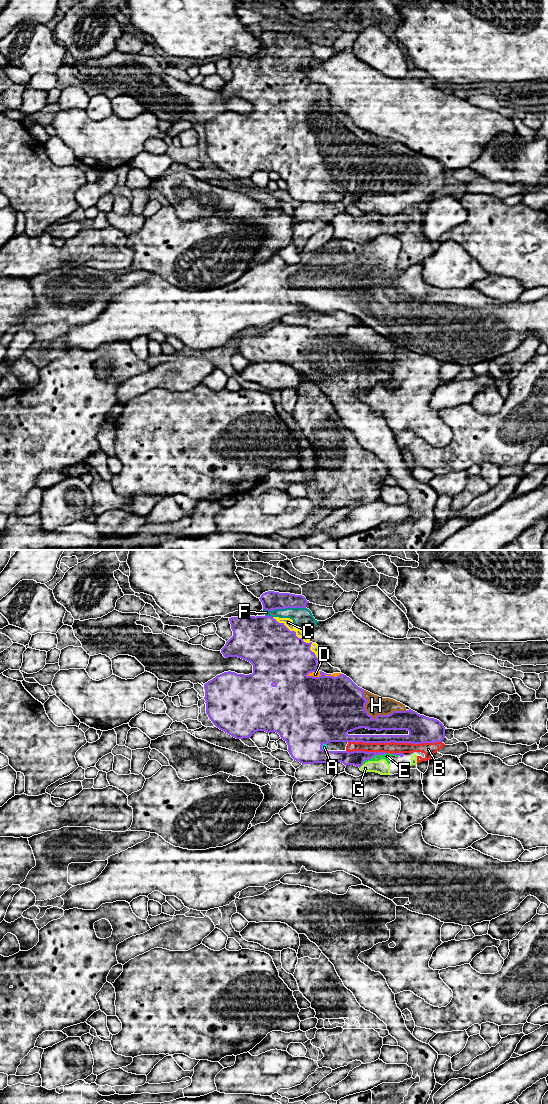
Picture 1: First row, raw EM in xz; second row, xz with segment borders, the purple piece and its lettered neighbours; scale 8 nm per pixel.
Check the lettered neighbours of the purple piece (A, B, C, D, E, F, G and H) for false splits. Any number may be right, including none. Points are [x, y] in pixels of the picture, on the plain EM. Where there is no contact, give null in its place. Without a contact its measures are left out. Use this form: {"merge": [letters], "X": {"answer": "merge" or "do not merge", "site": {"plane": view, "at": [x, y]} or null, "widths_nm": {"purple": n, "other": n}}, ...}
{"merge": ["A", "B", "C", "D", "E", "F", "G", "H"], "A": {"answer": "merge", "site": {"plane": "xz", "at": [321, 188]}, "widths_nm": {"purple": 460, "other": 50}}, "B": {"answer": "merge", "site": {"plane": "xz", "at": [395, 182]}, "widths_nm": {"purple": 220, "other": 90}}, "C": {"answer": "merge", "site": {"plane": "xz", "at": [296, 76]}, "widths_nm": {"purple": 440, "other": 70}}, "D": {"answer": "merge", "site": {"plane": "xz", "at": [314, 117]}, "widths_nm": {"purple": 500, "other": 50}}, "E": {"answer": "merge", "site": {"plane": "xz", "at": [374, 195]}, "widths_nm": {"purple": 120, "other": 50}}, "F": {"answer": "merge", "site": {"plane": "xz", "at": [284, 48]}, "widths_nm": {"purple": 150, "other": 160}}, "G": {"answer": "merge", "site": {"plane": "xz", "at": [361, 205]}, "widths_nm": {"purple": 120, "other": 110}}, "H": {"answer": "merge", "site": {"plane": "xz", "at": [376, 156]}, "widths_nm": {"purple": 300, "other": 150}}}

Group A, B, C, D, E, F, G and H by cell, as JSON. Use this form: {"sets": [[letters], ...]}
{"sets": [["A", "B", "C", "D", "E", "F", "G", "H"]]}

